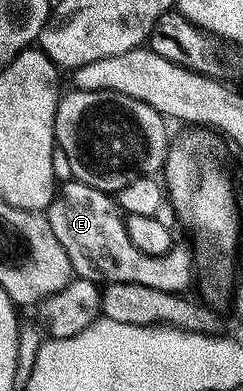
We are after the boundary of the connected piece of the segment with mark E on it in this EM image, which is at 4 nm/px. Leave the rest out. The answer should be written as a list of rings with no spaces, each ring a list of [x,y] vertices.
[[[69,182],[57,188],[45,216],[52,225],[52,233],[56,233],[60,245],[64,245],[64,253],[68,253],[77,278],[99,285],[123,283],[175,293],[189,292],[190,282],[196,279],[196,259],[187,248],[186,252],[182,245],[175,246],[169,255],[149,255],[136,249],[117,198],[92,189],[92,185]]]

